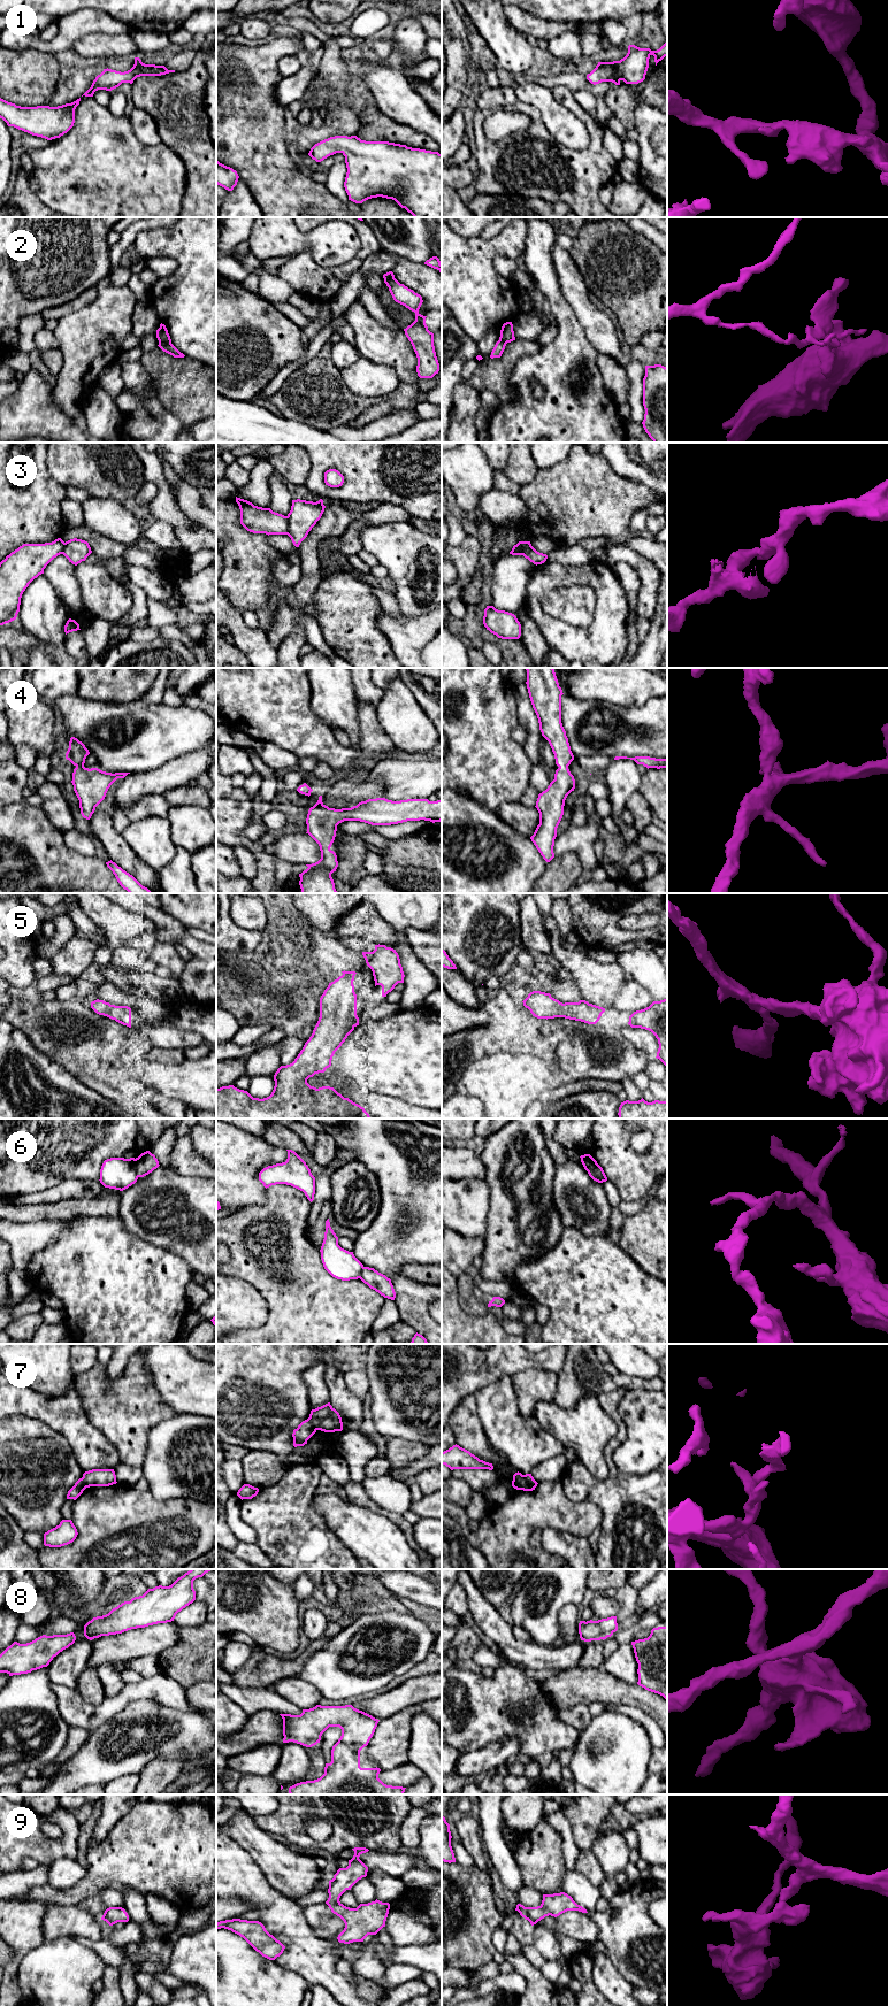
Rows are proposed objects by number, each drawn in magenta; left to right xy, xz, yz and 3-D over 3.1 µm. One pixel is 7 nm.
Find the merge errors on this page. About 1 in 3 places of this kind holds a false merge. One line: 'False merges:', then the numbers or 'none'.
False merges: 2, 3, 6, 7

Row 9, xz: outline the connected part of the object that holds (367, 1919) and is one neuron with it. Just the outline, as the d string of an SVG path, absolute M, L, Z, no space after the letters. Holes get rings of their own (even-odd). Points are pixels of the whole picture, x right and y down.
M354 1847L354 1855L349 1860L346 1868L339 1868L329 1881L329 1898L326 1904L331 1912L339 1916L344 1923L344 1930L338 1935L339 1943L350 1944L363 1942L368 1935L376 1935L383 1927L389 1914L390 1904L375 1900L360 1904L357 1908L344 1906L339 1898L362 1877L367 1876L368 1867L359 1859L362 1853L368 1852L366 1847Z

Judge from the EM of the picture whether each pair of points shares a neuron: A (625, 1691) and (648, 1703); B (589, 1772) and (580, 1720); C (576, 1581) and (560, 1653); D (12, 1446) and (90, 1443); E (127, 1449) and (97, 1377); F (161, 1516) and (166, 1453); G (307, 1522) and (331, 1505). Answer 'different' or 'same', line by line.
A: same
B: different
C: different
D: different
E: same
F: different
G: different

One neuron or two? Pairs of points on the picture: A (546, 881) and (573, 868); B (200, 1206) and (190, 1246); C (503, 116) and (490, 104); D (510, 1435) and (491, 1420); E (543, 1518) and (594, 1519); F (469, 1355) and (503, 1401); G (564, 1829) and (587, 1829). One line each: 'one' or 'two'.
A: one
B: one
C: two
D: one
E: one
F: two
G: two

